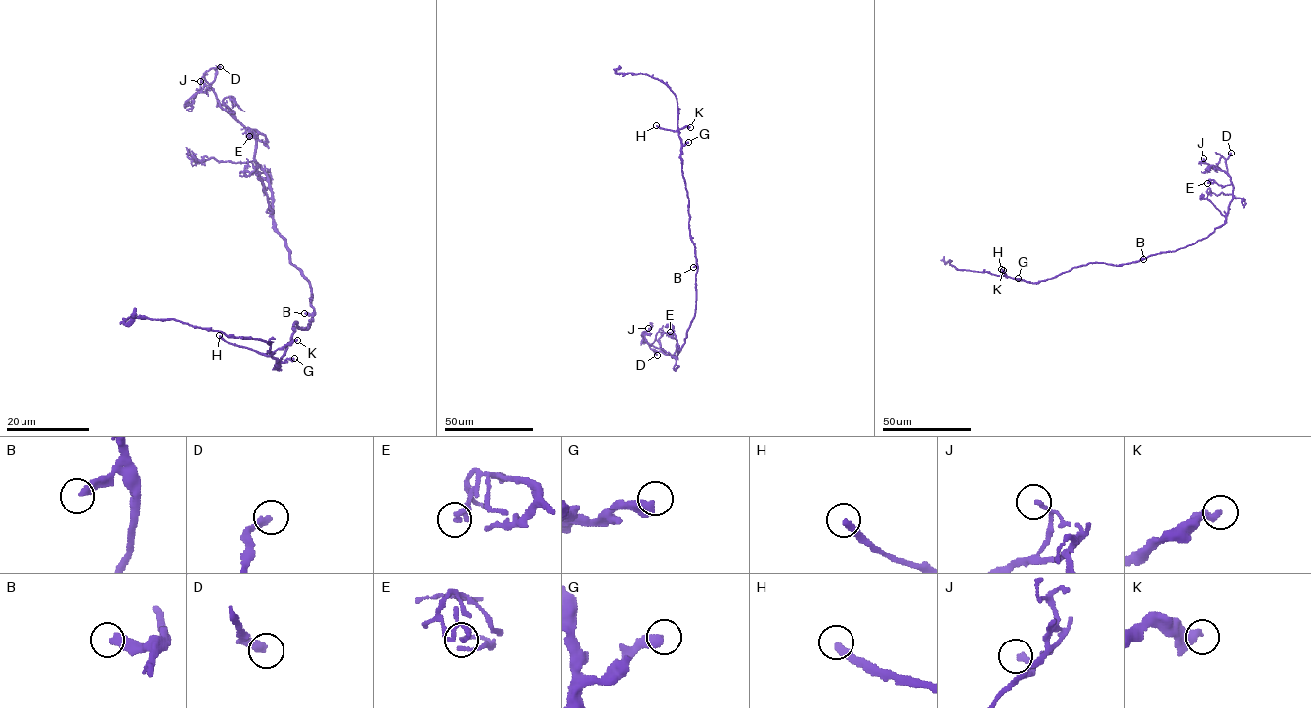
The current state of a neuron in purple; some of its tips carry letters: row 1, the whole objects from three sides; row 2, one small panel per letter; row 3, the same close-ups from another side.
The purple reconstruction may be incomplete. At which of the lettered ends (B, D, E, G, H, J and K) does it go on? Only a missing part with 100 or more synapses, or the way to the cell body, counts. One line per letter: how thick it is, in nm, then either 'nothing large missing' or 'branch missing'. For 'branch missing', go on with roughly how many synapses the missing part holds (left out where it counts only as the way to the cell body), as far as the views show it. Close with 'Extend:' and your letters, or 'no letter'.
B: 320 nm | nothing large missing
D: 320 nm | branch missing
E: 190 nm | nothing large missing
G: 480 nm | nothing large missing
H: 280 nm | branch missing | 400 syn
J: 130 nm | nothing large missing
K: 320 nm | nothing large missing
Extend: D, H

